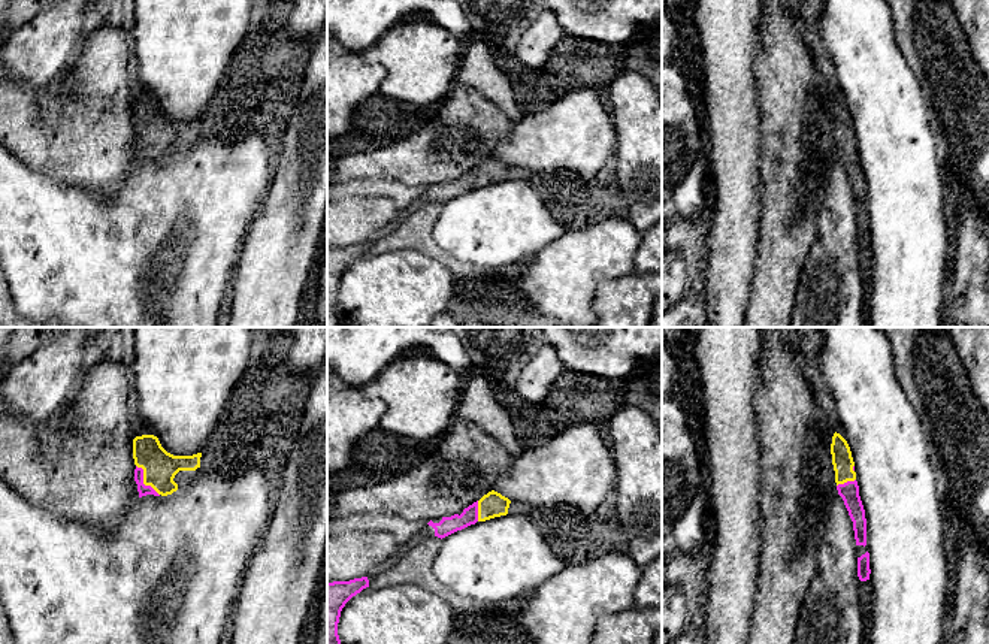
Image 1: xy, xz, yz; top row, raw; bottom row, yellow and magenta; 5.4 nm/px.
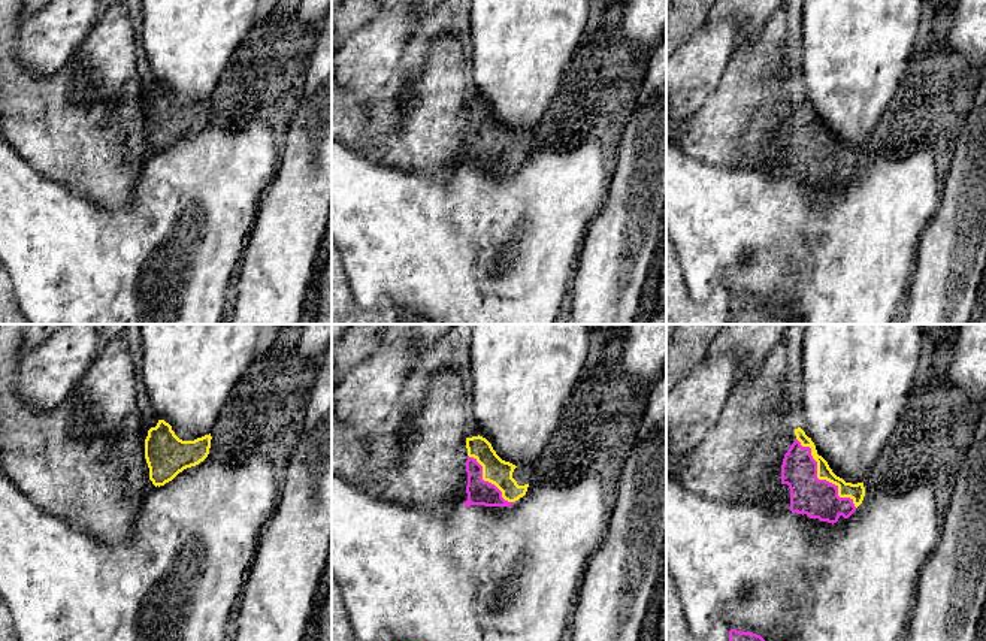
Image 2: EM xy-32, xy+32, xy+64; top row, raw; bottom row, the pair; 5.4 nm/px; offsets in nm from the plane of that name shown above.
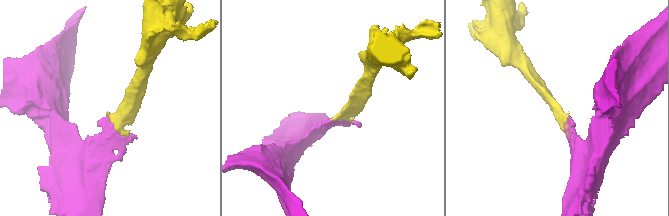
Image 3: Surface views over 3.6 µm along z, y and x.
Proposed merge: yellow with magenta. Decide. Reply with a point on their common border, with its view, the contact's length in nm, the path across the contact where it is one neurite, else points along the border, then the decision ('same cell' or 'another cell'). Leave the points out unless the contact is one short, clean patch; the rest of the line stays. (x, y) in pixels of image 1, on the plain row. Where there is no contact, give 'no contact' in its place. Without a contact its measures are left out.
xy (144, 147) | 200 nm | same cell

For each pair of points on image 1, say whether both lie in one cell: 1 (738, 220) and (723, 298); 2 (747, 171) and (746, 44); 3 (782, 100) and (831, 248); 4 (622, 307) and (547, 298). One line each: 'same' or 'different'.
1: same
2: same
3: different
4: different

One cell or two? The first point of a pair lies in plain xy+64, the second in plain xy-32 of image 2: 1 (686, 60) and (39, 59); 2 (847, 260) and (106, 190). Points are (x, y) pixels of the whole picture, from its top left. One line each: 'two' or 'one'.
1: one
2: two

